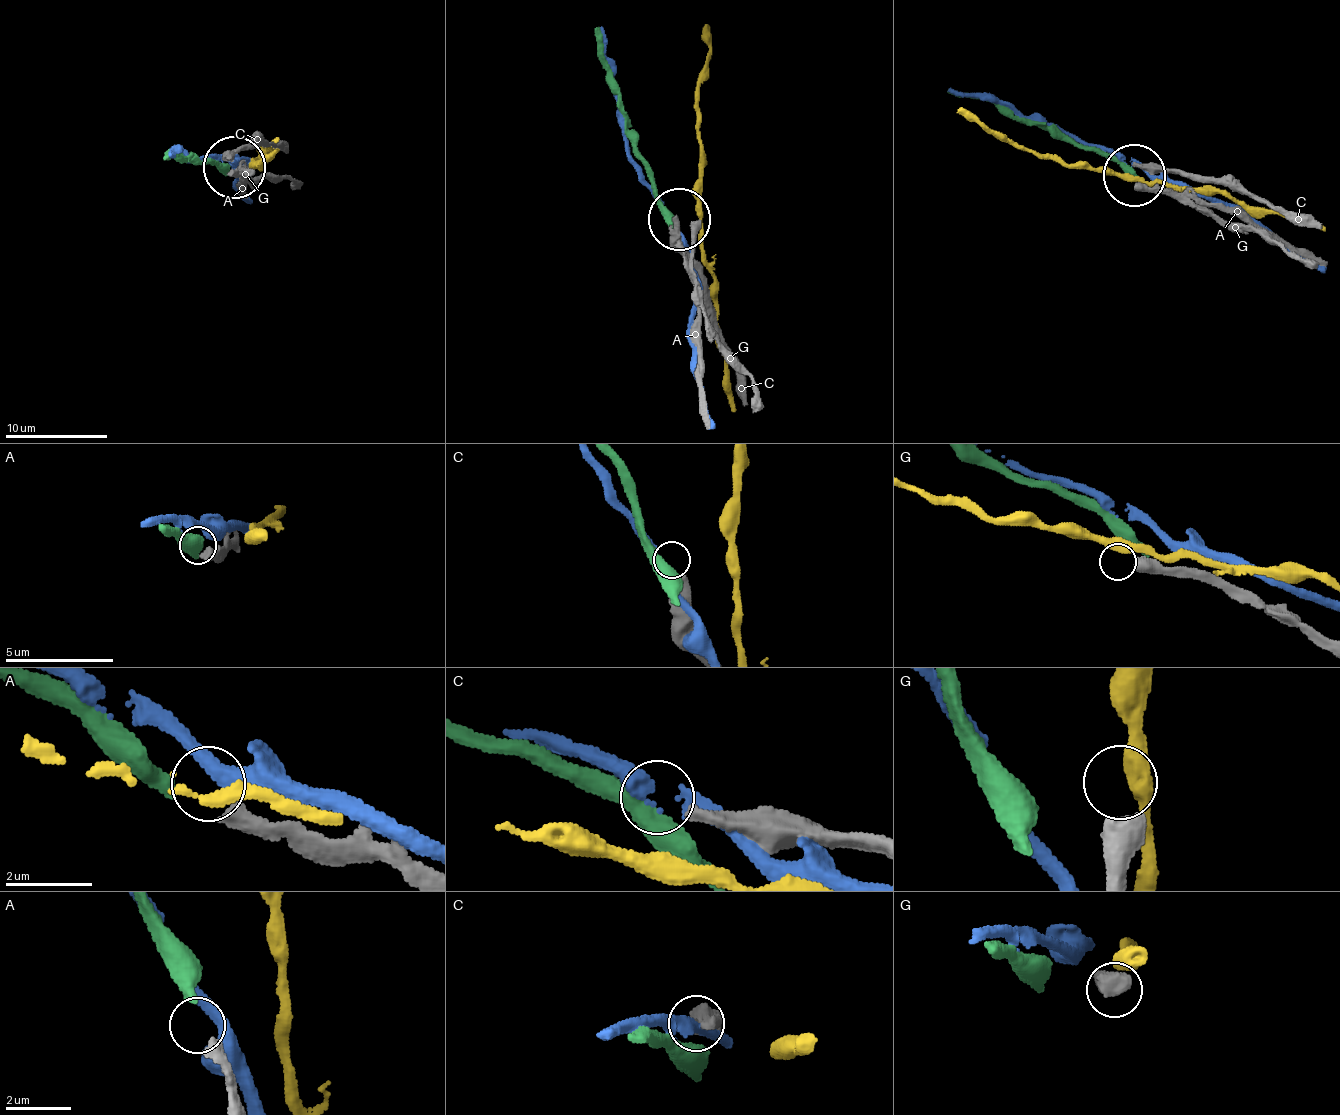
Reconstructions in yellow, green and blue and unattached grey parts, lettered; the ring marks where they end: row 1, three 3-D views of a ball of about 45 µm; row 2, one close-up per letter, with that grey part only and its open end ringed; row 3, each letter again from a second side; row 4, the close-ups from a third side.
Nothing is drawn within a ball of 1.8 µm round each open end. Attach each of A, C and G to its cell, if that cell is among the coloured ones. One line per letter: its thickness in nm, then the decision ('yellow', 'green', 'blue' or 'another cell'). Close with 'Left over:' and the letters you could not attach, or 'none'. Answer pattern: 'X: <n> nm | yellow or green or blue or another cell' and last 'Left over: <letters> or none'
A: 400 nm | green
C: 360 nm | another cell
G: 650 nm | another cell
Left over: C, G

